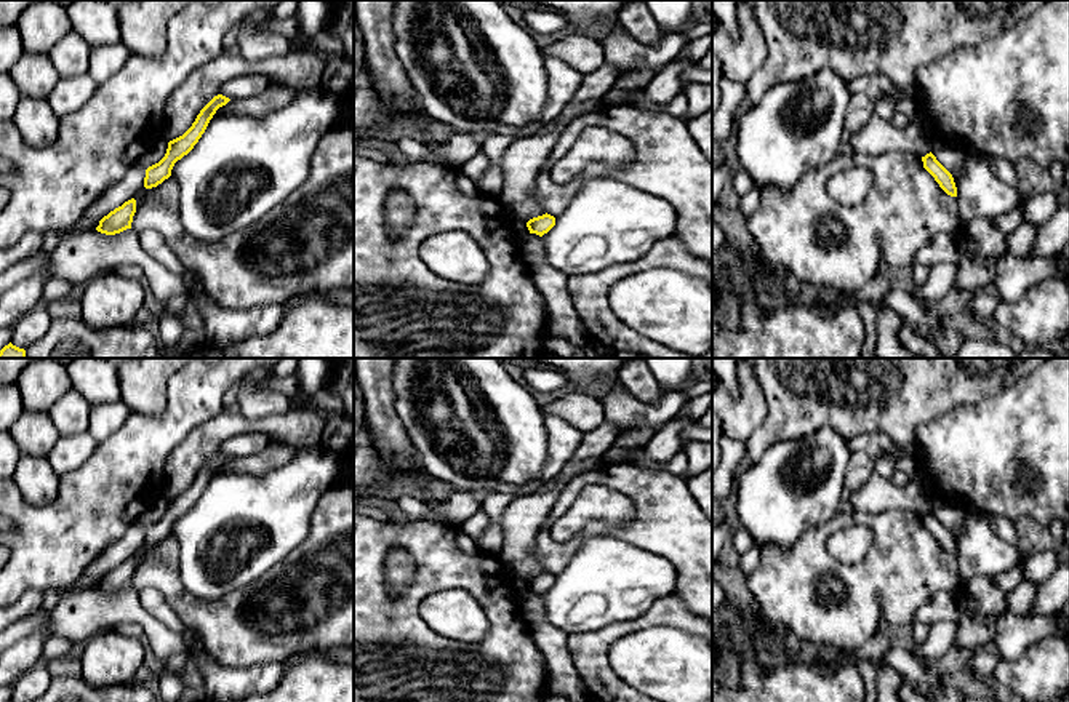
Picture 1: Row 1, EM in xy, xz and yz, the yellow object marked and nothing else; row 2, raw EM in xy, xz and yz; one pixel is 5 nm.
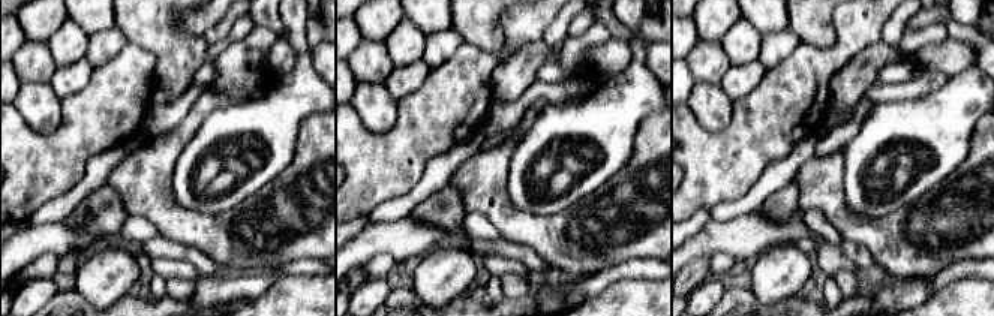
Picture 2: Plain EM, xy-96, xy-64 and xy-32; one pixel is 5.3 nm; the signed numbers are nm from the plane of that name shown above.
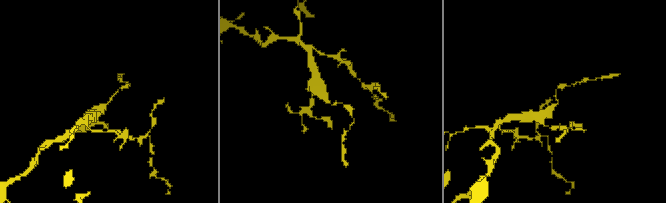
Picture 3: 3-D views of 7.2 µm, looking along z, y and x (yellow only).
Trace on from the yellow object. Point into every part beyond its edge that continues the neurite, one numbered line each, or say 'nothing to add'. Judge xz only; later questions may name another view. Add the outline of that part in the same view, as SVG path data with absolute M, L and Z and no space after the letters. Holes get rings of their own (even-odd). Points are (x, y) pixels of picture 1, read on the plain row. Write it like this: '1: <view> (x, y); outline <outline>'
nothing to add

